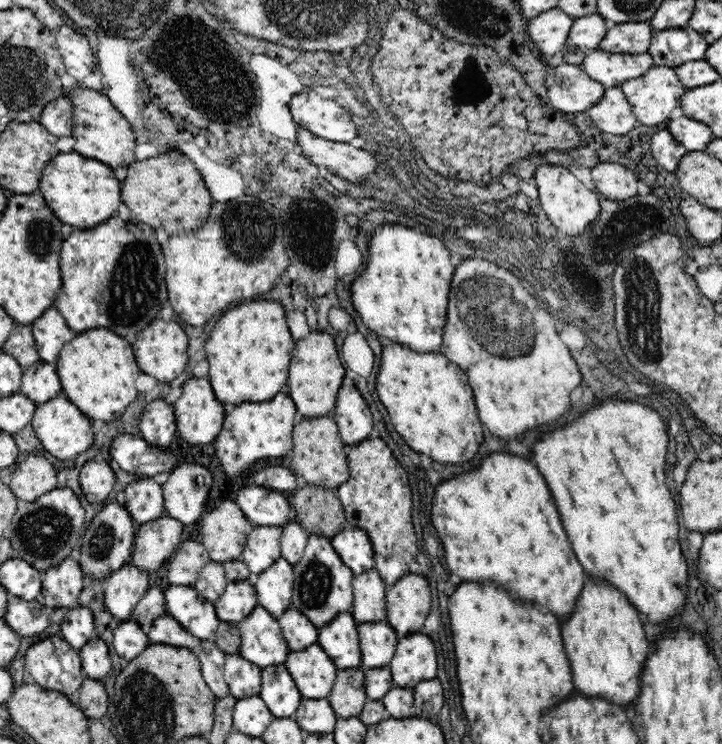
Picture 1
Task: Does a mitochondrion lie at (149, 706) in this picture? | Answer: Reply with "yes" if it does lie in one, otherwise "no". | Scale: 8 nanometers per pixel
yes

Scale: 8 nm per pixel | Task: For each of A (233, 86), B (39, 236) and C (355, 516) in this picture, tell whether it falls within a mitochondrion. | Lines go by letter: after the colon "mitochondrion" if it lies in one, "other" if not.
A: mitochondrion
B: mitochondrion
C: other

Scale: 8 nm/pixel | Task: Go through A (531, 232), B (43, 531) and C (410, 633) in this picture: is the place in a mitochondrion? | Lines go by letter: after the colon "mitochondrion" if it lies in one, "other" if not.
A: other
B: mitochondrion
C: other

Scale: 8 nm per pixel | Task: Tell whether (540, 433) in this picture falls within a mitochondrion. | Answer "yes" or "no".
no

